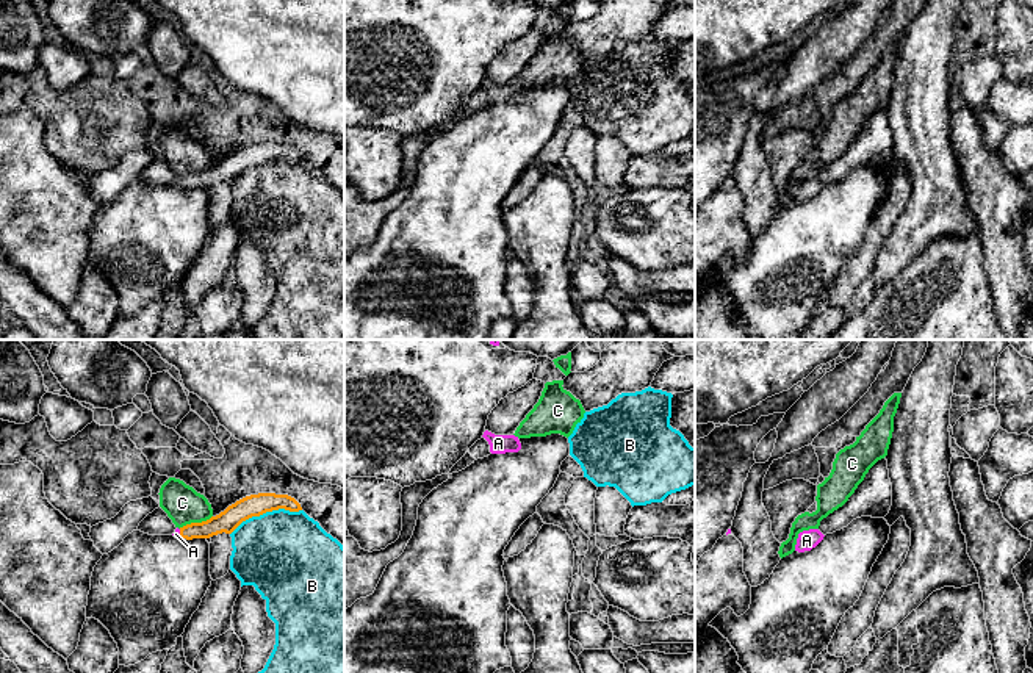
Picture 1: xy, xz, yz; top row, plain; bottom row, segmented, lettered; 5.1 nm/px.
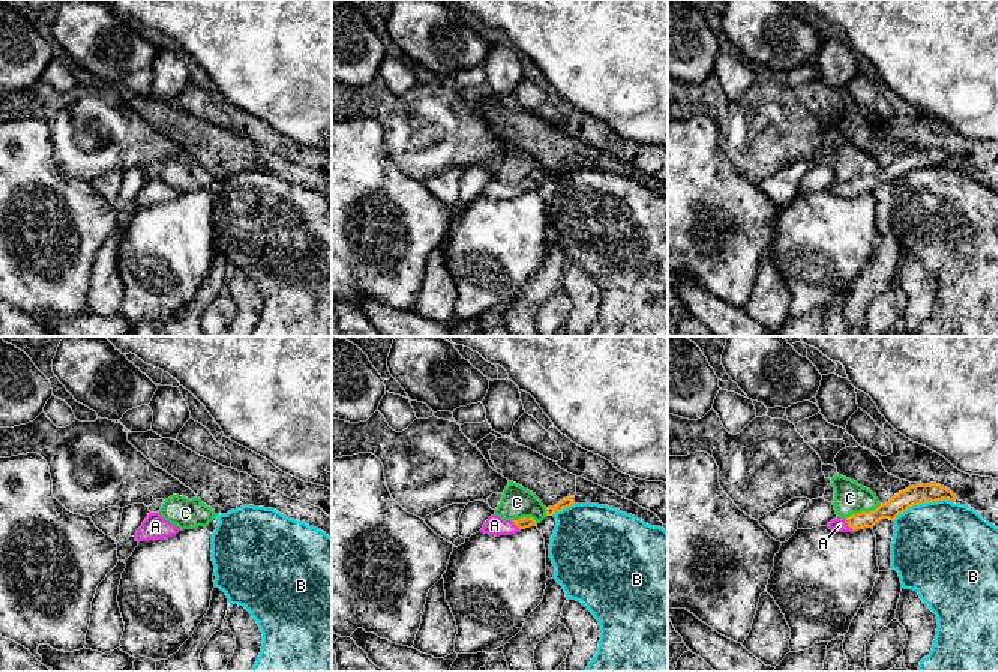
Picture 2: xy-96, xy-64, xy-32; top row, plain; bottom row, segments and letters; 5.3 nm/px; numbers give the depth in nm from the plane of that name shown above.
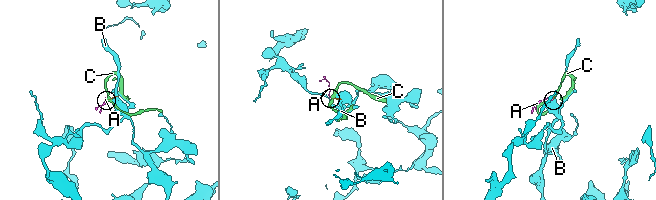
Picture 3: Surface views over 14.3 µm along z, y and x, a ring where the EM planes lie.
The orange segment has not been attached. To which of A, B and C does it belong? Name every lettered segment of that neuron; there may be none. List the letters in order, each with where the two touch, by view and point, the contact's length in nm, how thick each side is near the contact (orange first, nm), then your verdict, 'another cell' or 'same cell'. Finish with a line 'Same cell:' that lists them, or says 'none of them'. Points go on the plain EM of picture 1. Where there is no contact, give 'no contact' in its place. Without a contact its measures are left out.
A: meets orange in xy at (180, 183); contact 60 nm long; 110 nm thick on the orange side, 40 nm on the other; same cell
B: meets orange in xy at (265, 161); contact 400 nm long; 110 nm thick on the orange side, 460 nm on the other; another cell
C: meets orange in xy at (194, 172); contact 190 nm long; 110 nm thick on the orange side, 190 nm on the other; another cell
Same cell: A

